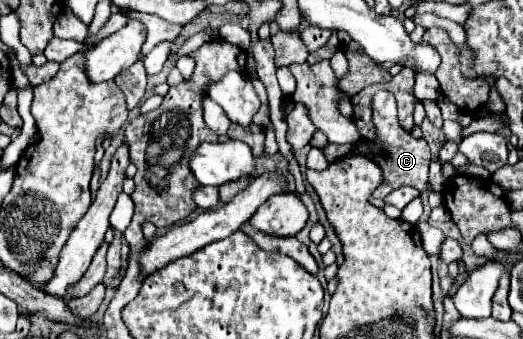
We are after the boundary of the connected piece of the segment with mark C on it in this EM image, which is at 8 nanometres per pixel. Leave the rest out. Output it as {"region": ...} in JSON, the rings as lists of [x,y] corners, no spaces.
{"region":[[[379,90],[377,94],[373,94],[371,98],[371,108],[373,108],[373,126],[375,126],[375,138],[371,140],[373,144],[383,144],[383,152],[385,158],[383,162],[379,162],[381,170],[383,170],[383,182],[381,186],[373,192],[375,198],[385,198],[391,190],[399,188],[399,186],[413,186],[417,188],[421,194],[427,190],[427,172],[429,172],[429,162],[431,162],[431,152],[429,146],[423,138],[415,140],[411,134],[407,134],[399,122],[397,122],[397,104],[391,92]]]}

